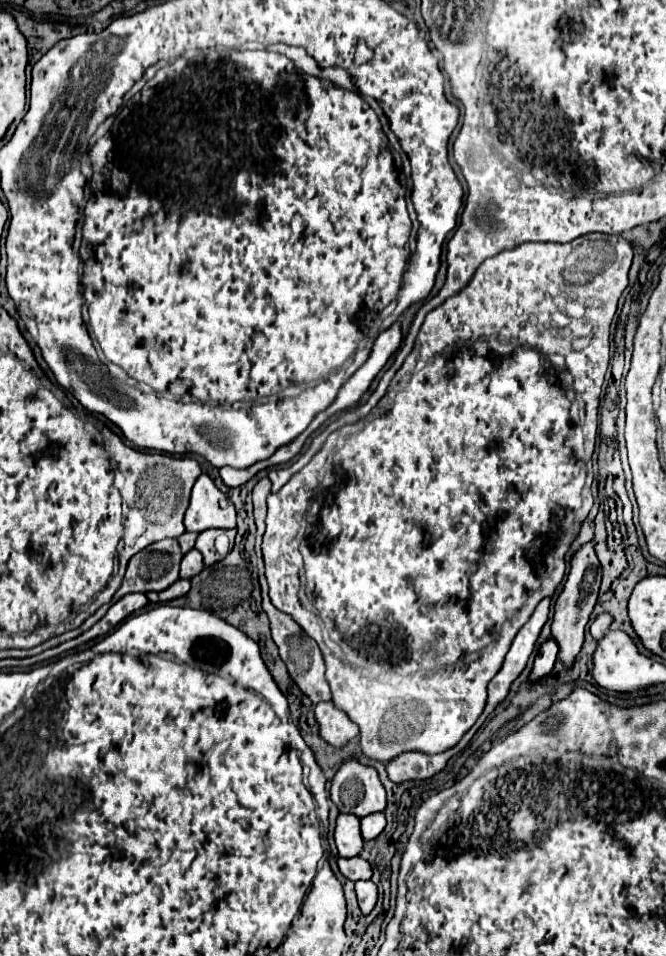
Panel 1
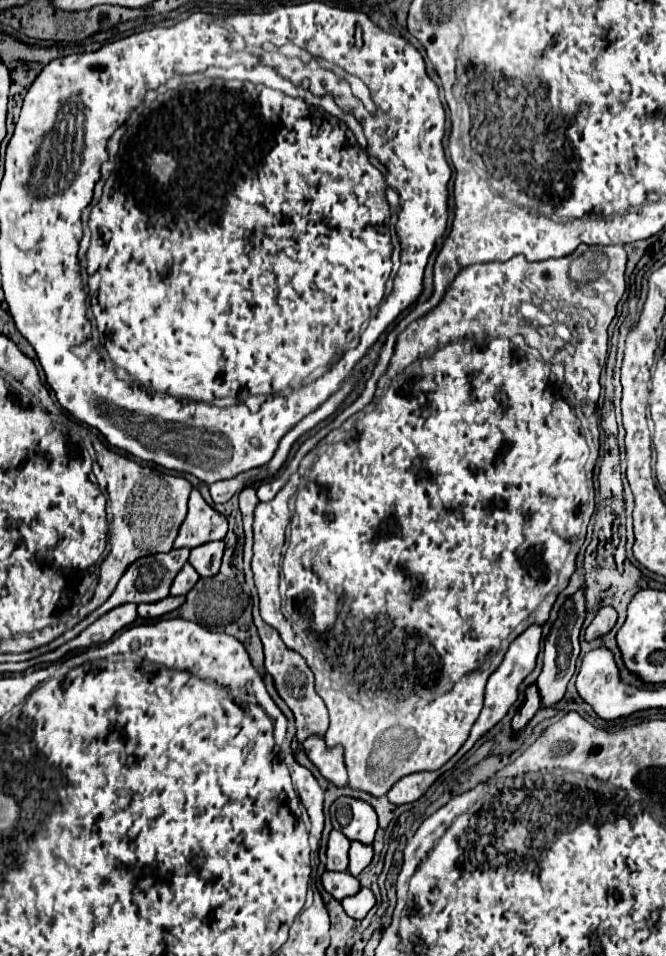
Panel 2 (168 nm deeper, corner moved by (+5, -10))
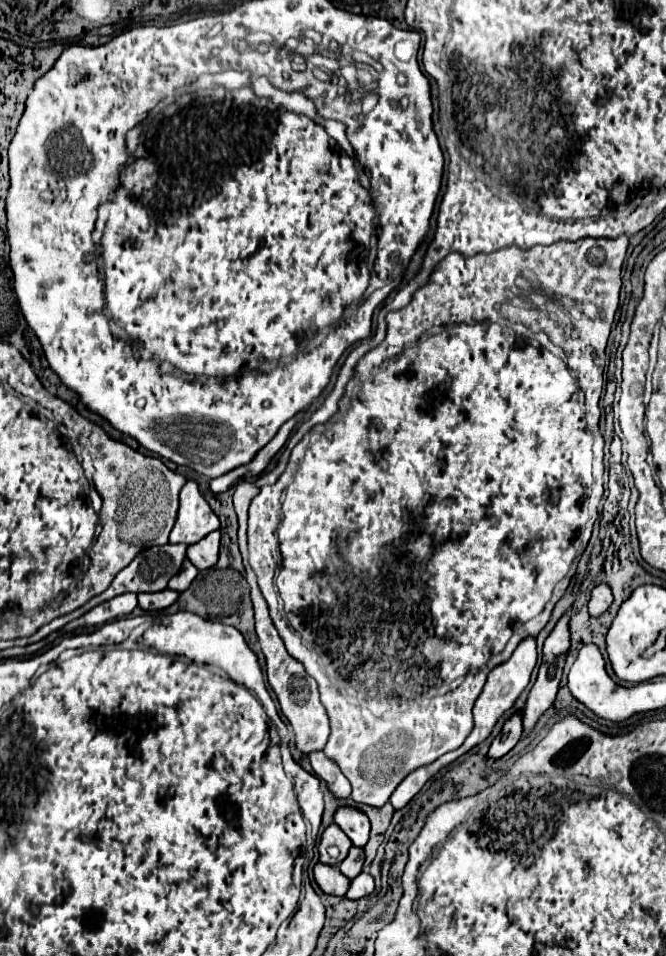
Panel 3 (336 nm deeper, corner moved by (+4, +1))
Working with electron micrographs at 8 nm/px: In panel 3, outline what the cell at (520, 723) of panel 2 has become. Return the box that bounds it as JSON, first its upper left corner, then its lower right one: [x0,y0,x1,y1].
[487,713,523,759]

